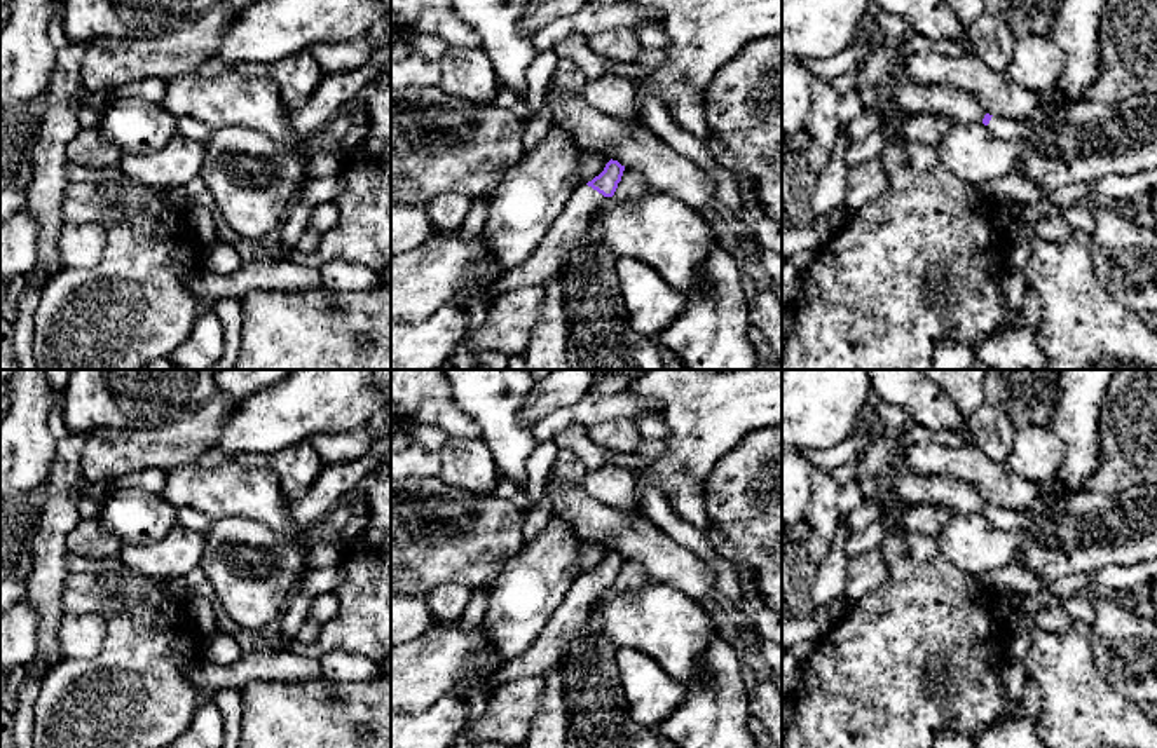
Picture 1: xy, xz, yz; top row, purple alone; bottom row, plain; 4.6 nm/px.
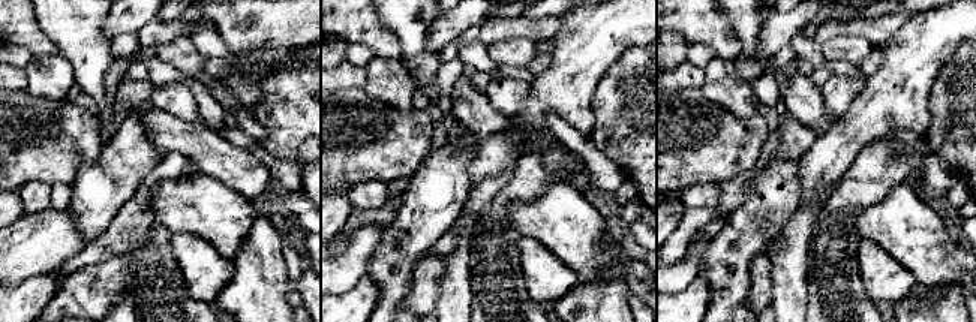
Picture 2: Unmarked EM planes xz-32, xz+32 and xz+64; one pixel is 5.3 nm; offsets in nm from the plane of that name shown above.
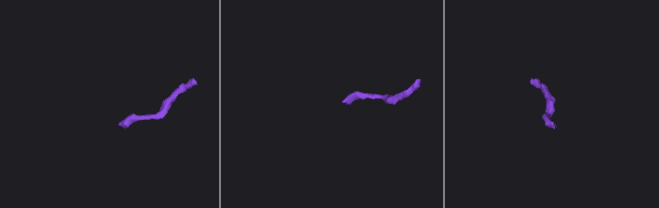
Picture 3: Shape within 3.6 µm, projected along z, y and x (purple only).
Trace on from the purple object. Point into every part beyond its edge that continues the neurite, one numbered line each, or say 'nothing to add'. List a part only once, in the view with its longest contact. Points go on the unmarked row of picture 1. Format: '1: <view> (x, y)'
1: xz (566, 626)

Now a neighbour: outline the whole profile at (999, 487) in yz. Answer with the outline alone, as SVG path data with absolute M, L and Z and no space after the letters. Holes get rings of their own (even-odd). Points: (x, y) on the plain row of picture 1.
M935 441L911 445L907 467L920 474L955 478L970 485L993 507L1030 511L1042 486L1014 474L1005 464L991 460L974 443L953 448Z

